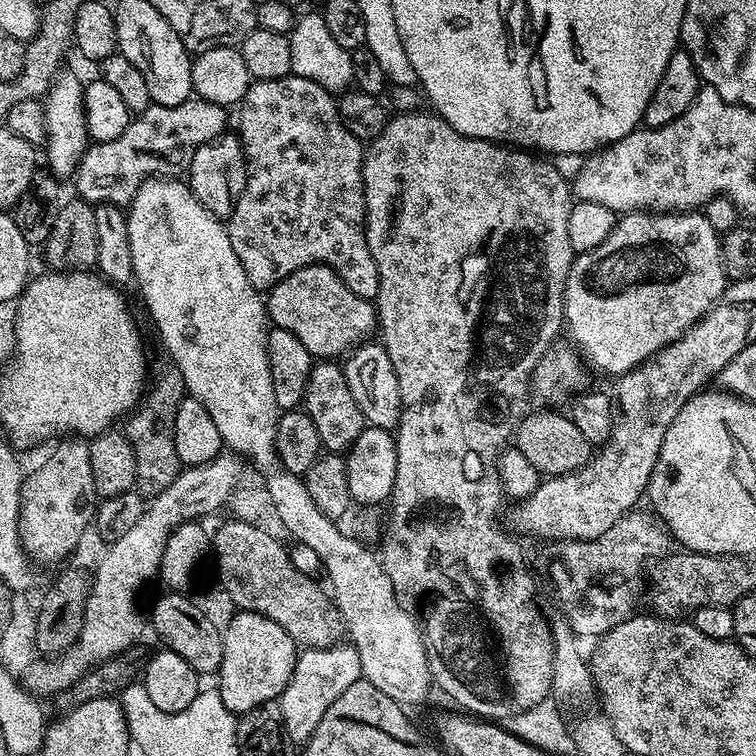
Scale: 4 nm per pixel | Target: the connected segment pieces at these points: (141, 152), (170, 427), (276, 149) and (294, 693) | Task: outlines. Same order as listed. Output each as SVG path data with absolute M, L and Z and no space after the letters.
M190 98L178 106L149 104L146 111L129 119L126 130L110 142L96 142L84 151L76 167L74 181L79 199L98 204L131 204L140 182L153 176L176 178L188 167L203 144L223 135L228 124L229 109L208 100Z
M175 366L155 369L150 387L145 391L138 407L127 417L126 435L136 459L136 487L145 498L162 494L182 470L178 450L174 450L174 418L178 418L178 406L182 406L186 389L182 374Z
M289 74L277 80L257 80L251 84L244 99L238 105L240 111L240 129L238 135L240 145L244 147L244 159L242 168L246 175L243 177L244 189L239 189L236 205L232 215L227 217L226 227L230 246L234 246L234 254L238 254L238 262L242 262L242 270L246 270L246 278L257 290L271 290L282 278L294 274L294 270L305 268L308 264L325 264L328 268L333 268L363 300L375 301L378 294L378 266L374 266L374 258L370 254L370 246L366 242L364 233L364 153L362 141L344 126L344 121L340 119L340 109L333 93L328 92L317 82L312 82L308 78L302 78Z
M337 642L329 648L304 648L297 655L294 674L288 683L287 692L278 698L282 706L282 718L286 734L293 745L302 746L318 730L322 714L334 706L334 701L342 695L342 690L362 679L359 656L353 645L348 642Z

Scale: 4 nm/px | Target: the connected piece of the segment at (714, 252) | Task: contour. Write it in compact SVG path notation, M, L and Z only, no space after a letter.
M645 210L621 215L616 221L616 228L610 234L610 238L606 238L606 242L602 242L602 246L598 246L589 252L579 253L573 259L572 269L566 282L564 322L566 332L572 335L573 341L571 340L571 343L578 349L581 357L593 369L596 367L598 371L605 372L609 378L615 378L625 376L630 370L634 370L639 364L649 360L655 352L662 351L666 345L673 344L678 338L682 338L682 334L686 334L686 330L694 327L712 309L713 304L719 300L720 295L730 283L722 262L721 239L721 233L716 232L714 226L710 226L710 222L706 222L703 211L700 210L694 212L649 212Z

